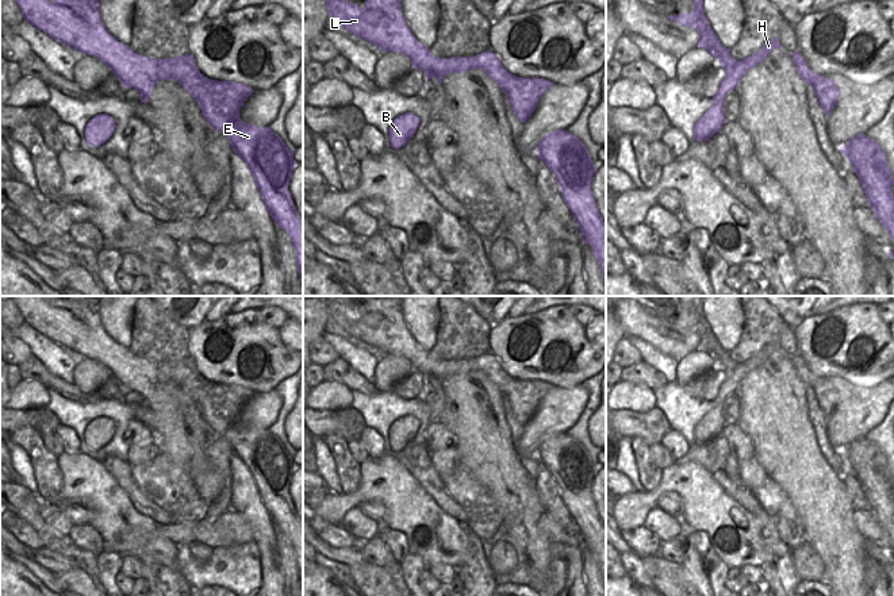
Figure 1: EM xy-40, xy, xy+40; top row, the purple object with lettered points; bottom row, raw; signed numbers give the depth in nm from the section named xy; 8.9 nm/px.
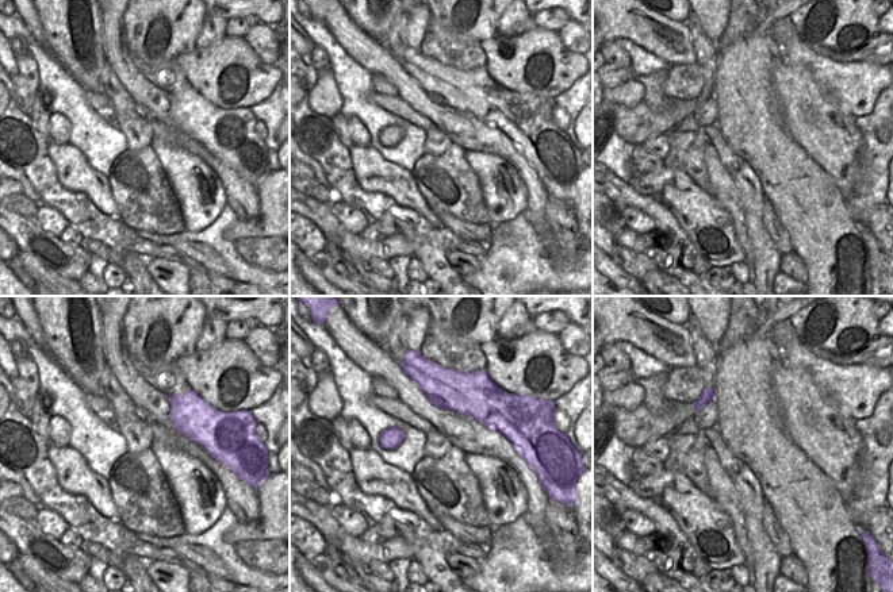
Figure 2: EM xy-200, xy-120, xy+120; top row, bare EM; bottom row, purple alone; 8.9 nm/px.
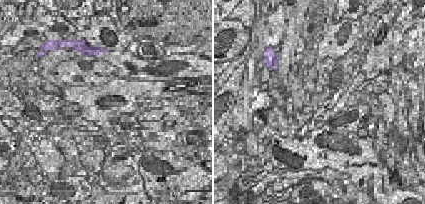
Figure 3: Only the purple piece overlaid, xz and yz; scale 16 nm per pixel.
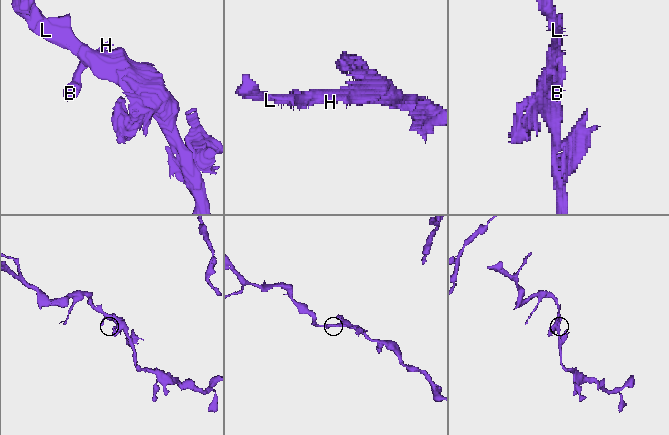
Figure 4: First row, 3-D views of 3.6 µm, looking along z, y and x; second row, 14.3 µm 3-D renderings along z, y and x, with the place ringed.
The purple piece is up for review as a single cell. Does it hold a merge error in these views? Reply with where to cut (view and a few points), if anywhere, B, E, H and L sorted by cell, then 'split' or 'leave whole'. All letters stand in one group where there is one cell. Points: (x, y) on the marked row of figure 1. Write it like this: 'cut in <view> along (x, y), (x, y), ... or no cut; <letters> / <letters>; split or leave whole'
no cut; B E H L; leave whole

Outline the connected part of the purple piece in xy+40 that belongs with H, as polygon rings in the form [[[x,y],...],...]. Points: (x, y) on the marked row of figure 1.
[[[694,0],[694,11],[690,14],[668,15],[667,18],[682,26],[688,26],[697,30],[699,32],[699,42],[697,47],[709,51],[720,61],[722,69],[726,70],[725,77],[721,81],[715,96],[713,97],[713,105],[694,124],[694,141],[707,141],[715,132],[721,132],[721,128],[725,124],[725,96],[737,88],[743,76],[749,69],[766,61],[774,49],[783,49],[783,46],[779,43],[779,38],[774,38],[752,55],[741,61],[734,59],[730,55],[729,49],[721,45],[713,28],[710,27],[703,11],[703,0]]]

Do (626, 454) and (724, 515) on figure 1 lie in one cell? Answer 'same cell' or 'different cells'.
different cells

